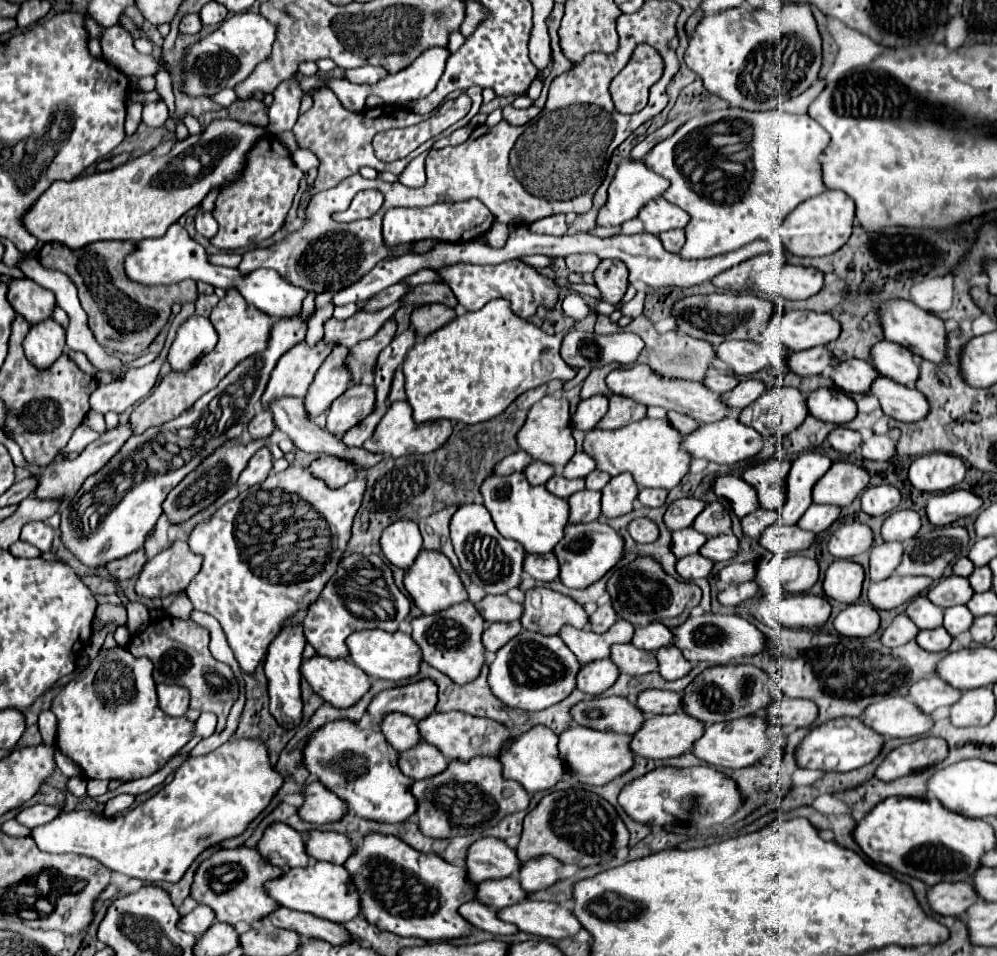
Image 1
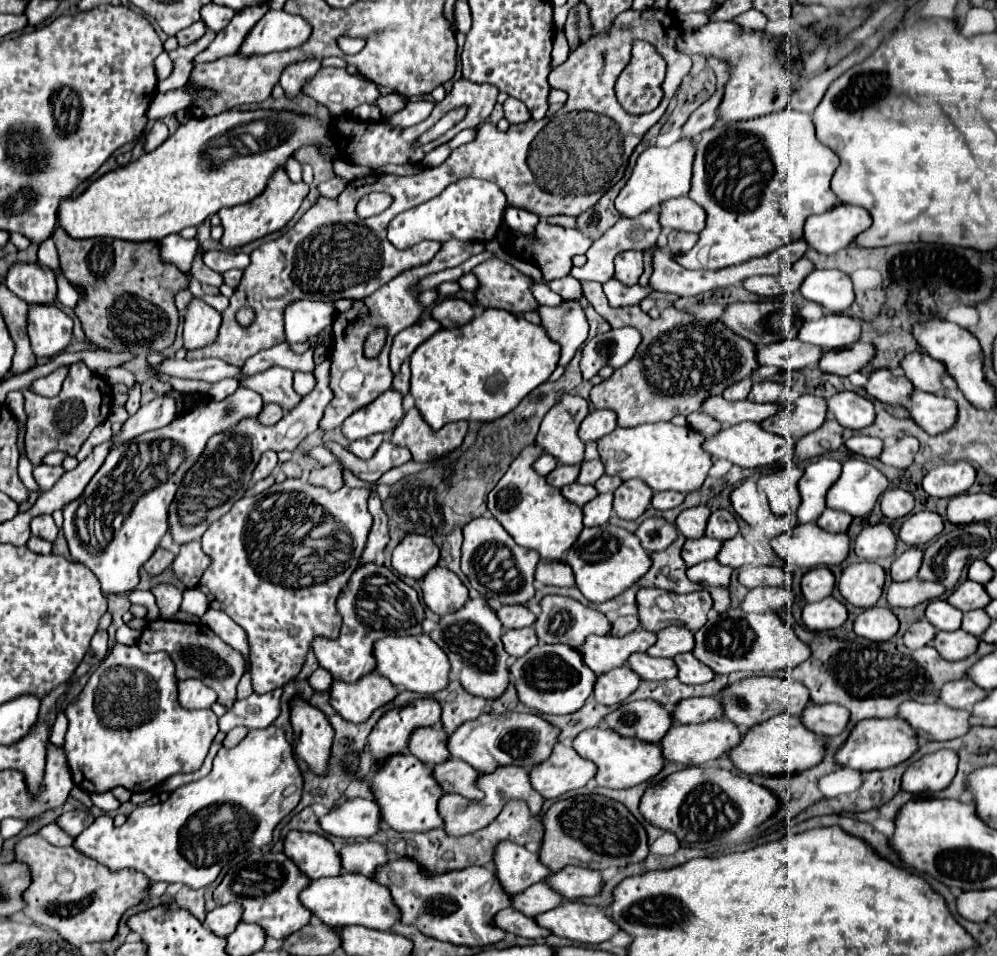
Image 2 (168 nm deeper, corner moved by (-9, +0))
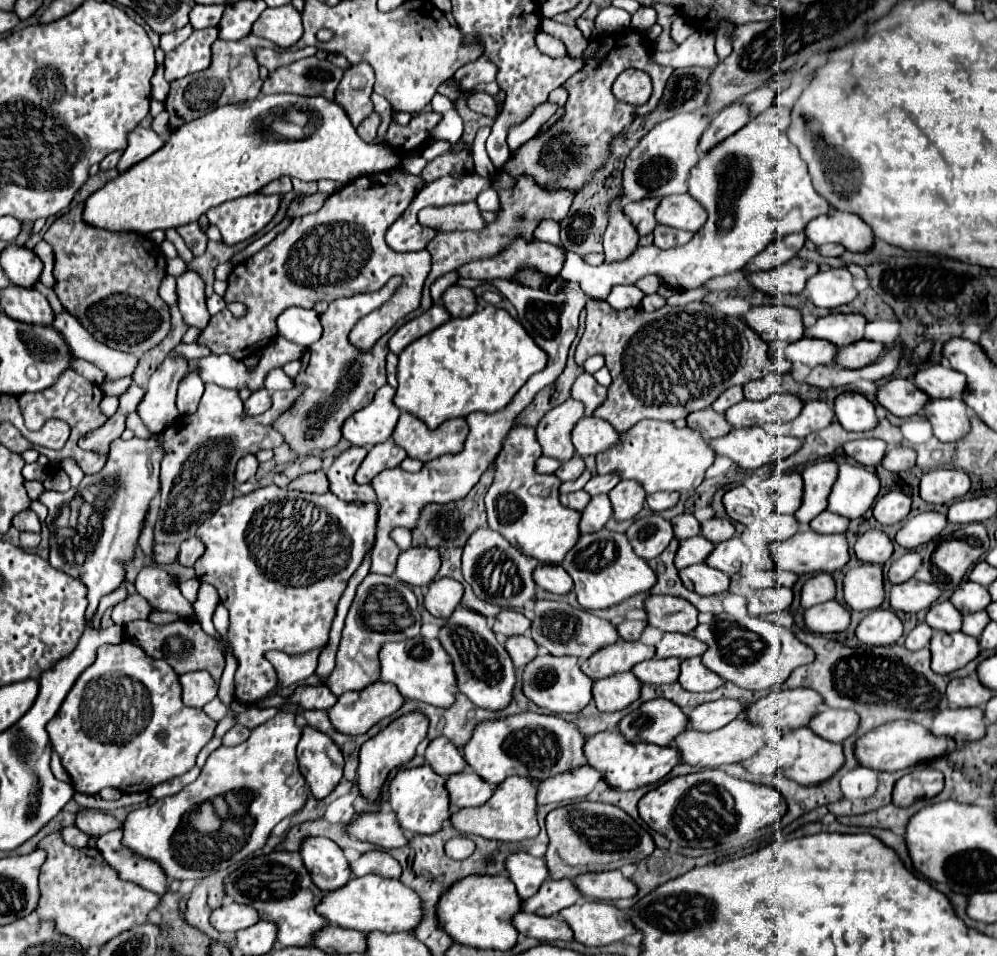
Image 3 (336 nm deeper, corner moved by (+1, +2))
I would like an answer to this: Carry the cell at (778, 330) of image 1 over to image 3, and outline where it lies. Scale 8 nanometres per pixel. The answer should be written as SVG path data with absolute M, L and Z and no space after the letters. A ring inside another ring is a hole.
M829 314L819 318L815 326L809 328L809 334L837 346L847 346L863 338L865 324L867 320L861 314Z

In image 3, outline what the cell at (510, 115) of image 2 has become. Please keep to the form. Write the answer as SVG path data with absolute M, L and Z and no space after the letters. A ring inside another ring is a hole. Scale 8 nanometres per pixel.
M473 92L467 96L467 106L477 112L477 114L483 114L483 116L489 116L489 118L495 118L497 116L497 106L493 102L495 98L489 96L487 92Z

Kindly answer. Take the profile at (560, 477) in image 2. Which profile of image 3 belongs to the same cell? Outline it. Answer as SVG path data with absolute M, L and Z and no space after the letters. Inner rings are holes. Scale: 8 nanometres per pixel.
M573 456L571 460L563 462L561 468L559 468L555 474L565 482L565 480L575 480L575 478L579 478L583 472L585 472L585 462L583 462L583 458Z

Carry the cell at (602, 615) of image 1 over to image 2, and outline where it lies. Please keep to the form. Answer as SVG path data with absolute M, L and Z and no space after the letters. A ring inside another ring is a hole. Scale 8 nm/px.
M619 616L613 624L611 624L611 636L625 636L633 630L639 628L639 618L637 616Z

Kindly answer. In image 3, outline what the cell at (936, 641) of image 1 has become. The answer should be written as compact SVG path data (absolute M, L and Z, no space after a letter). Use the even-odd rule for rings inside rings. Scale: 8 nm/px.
M935 632L931 654L931 670L935 674L951 674L979 656L979 640L963 632Z

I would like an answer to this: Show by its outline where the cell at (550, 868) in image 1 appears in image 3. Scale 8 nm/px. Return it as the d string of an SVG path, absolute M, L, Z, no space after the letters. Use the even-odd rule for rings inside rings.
M619 870L581 874L575 878L575 884L585 898L597 898L597 900L633 898L637 894L635 882L625 878Z

